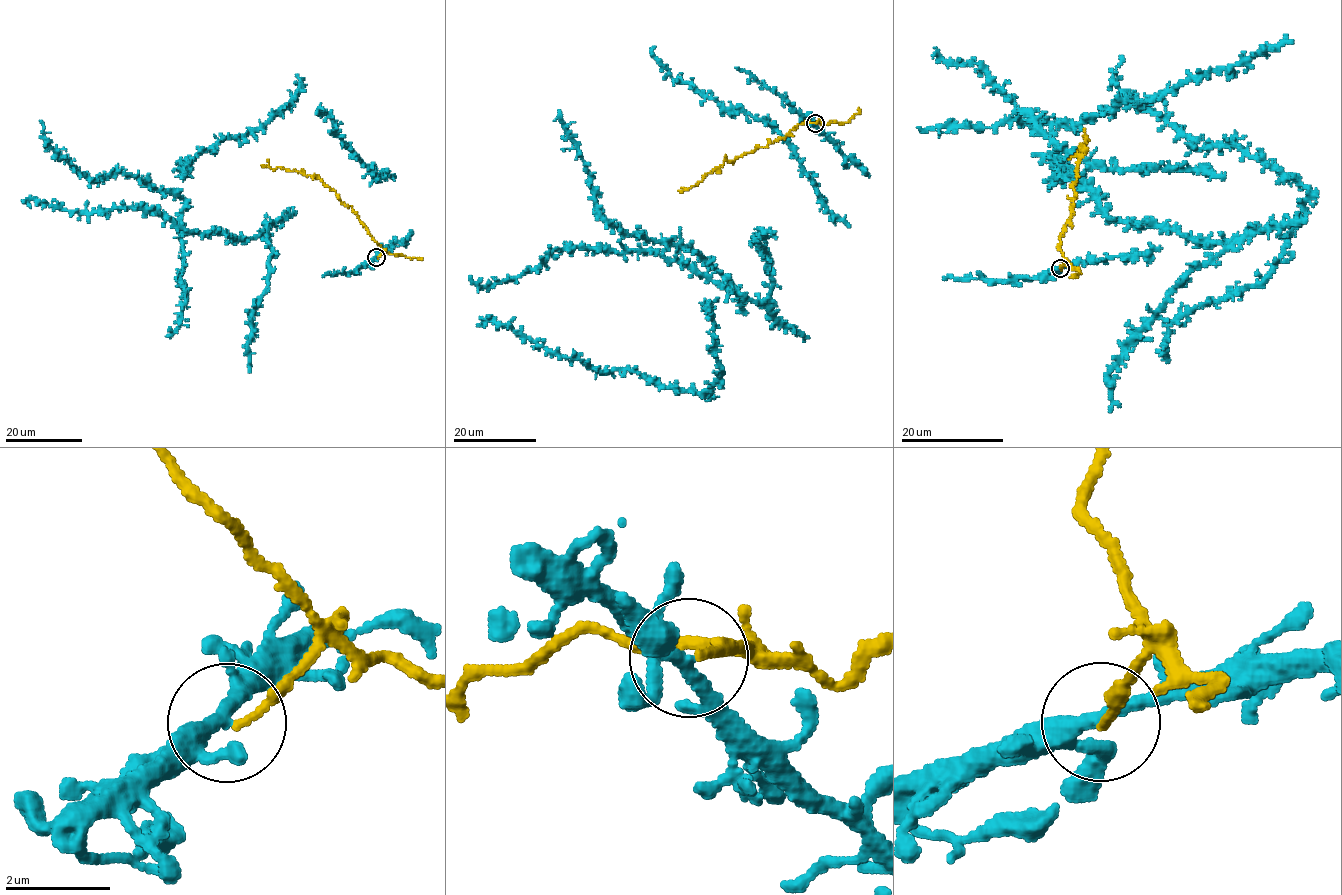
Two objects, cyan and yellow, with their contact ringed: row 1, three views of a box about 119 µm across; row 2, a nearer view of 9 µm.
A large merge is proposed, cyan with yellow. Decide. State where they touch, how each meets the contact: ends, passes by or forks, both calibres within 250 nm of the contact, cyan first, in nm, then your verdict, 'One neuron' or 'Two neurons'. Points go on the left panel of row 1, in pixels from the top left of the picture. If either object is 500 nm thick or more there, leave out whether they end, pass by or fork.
Place: (376, 257). At the ring cyan passes by. At the ring yellow ends. Thickness 280 nm (cyan) against 150 nm. Two neurons

